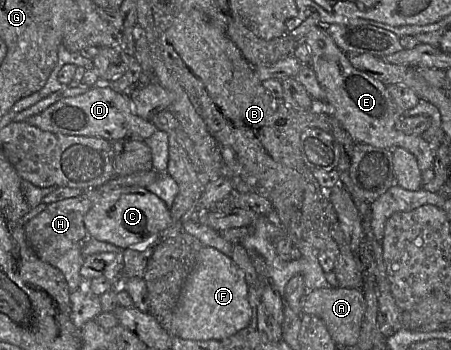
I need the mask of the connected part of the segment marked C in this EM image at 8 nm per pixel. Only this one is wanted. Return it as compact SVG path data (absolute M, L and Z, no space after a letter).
M129 186L110 191L94 188L84 190L83 193L92 202L84 217L88 236L113 244L122 250L138 249L146 245L171 223L171 214L165 202L146 188Z

